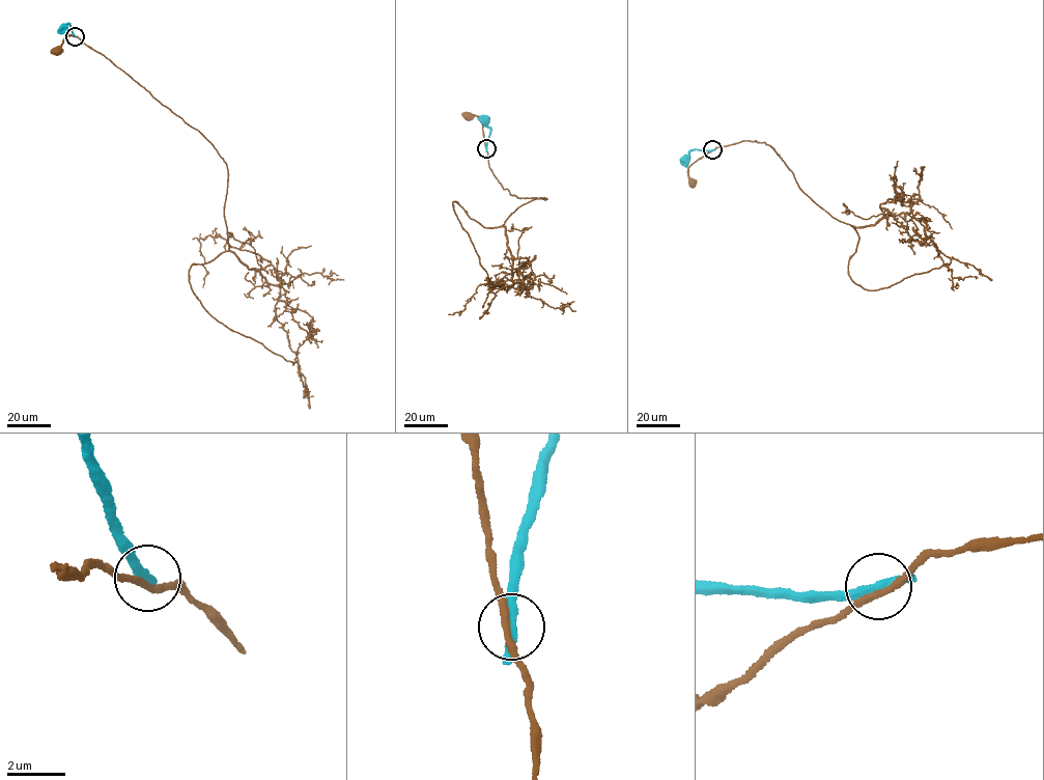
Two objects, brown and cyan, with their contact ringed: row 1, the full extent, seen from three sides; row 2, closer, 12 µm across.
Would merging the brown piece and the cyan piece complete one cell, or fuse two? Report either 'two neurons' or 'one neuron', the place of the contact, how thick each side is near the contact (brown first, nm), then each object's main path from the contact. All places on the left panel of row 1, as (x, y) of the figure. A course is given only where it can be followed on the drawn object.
two neurons; place (75, 36); calibres 240 and 280 nm; course brown (75, 36), (67, 34), (56, 51); course cyan (75, 36), (68, 24), (63, 27)

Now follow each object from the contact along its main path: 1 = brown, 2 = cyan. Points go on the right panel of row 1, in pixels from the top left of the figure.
1: (712, 149), (688, 167), (693, 183)
2: (712, 149), (689, 151), (685, 159)

